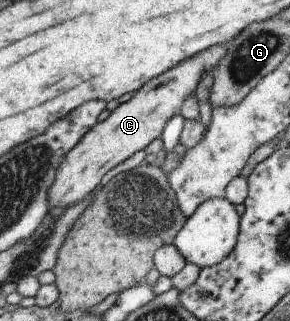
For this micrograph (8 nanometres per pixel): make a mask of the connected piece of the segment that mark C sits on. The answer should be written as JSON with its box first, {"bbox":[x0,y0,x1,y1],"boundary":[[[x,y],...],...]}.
{"bbox":[47,45,225,209],"boundary":[[[215,45],[178,62],[147,81],[130,99],[119,103],[106,119],[96,122],[66,154],[60,167],[57,167],[55,180],[47,191],[49,209],[72,205],[88,197],[106,171],[110,171],[136,151],[143,150],[152,139],[158,138],[166,122],[172,116],[179,115],[182,102],[195,93],[197,83],[207,72],[212,73],[225,53],[224,45]]]}

